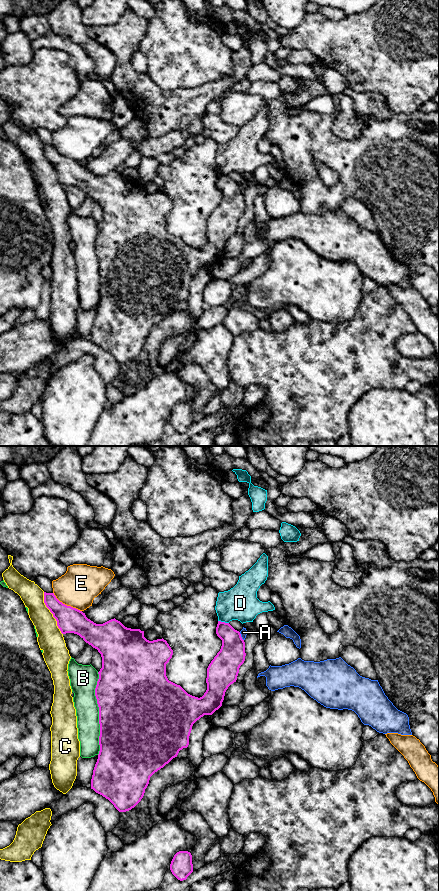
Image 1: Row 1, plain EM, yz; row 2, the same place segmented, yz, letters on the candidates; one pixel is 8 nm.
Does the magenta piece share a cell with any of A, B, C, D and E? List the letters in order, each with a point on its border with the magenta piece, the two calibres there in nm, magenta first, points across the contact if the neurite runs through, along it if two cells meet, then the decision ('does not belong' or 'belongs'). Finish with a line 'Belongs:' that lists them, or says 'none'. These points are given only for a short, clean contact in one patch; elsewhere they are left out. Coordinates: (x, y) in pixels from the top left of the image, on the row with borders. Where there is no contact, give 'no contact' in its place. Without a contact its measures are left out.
A: yz (240, 636) | 220/60 nm | does not belong
B: yz (99, 713) | 500/190 nm | does not belong
C: yz (51, 612) | 200/200 nm | does not belong
D: yz (223, 622) | 200/280 nm | along yz (218, 620), (228, 623) | does not belong
E: yz (66, 605) | 200/320 nm | does not belong
Belongs: none

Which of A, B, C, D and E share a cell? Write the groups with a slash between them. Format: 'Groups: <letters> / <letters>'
Groups: A D / B / C / E

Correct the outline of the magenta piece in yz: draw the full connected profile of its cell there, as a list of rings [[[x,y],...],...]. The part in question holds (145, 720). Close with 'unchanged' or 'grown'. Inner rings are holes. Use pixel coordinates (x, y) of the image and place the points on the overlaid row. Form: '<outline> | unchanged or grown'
[[[44,592],[44,603],[56,619],[62,634],[79,635],[101,654],[102,668],[98,672],[95,688],[99,707],[100,751],[93,770],[91,789],[108,799],[119,812],[129,811],[143,798],[150,777],[177,757],[180,750],[188,747],[193,724],[204,715],[212,715],[222,706],[226,690],[236,682],[239,668],[245,661],[245,642],[240,632],[229,623],[218,621],[216,634],[222,640],[222,646],[207,668],[207,690],[198,698],[168,680],[166,664],[172,658],[173,650],[163,638],[149,641],[144,637],[144,631],[127,628],[115,618],[96,624],[82,611],[60,602],[54,593]]] | unchanged

